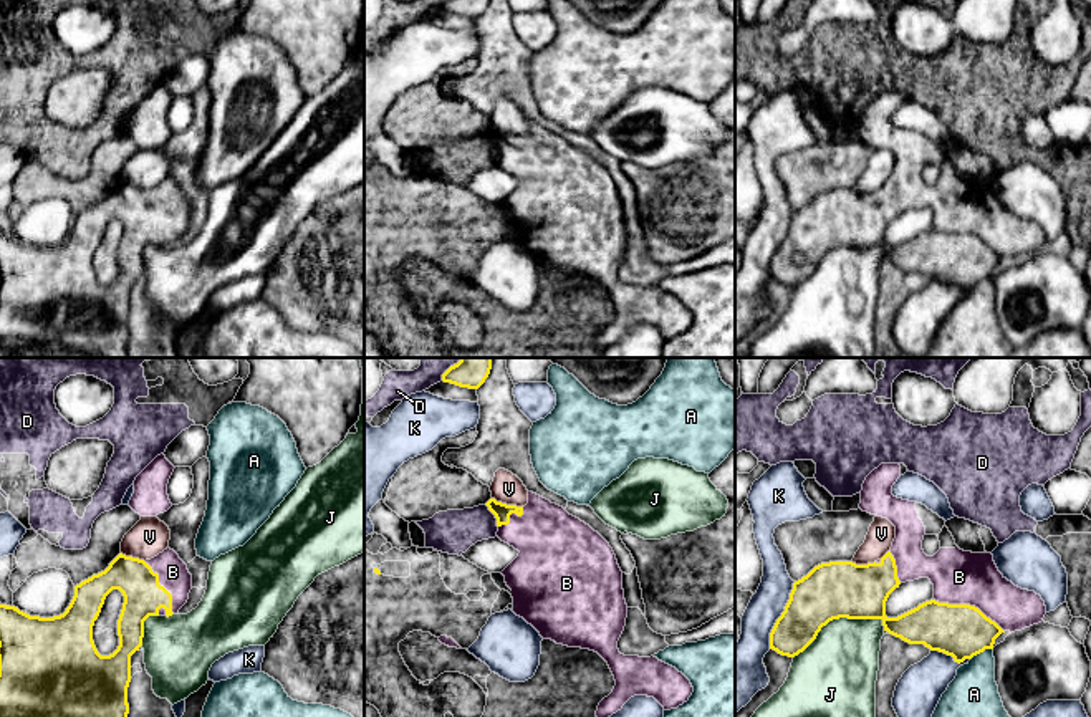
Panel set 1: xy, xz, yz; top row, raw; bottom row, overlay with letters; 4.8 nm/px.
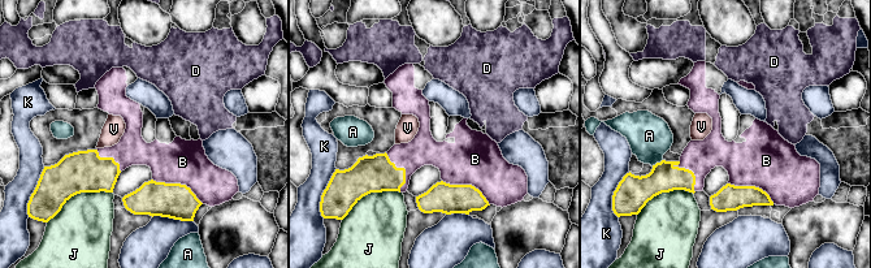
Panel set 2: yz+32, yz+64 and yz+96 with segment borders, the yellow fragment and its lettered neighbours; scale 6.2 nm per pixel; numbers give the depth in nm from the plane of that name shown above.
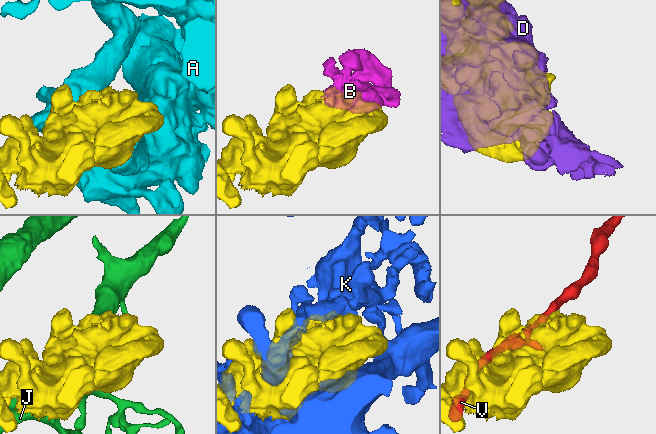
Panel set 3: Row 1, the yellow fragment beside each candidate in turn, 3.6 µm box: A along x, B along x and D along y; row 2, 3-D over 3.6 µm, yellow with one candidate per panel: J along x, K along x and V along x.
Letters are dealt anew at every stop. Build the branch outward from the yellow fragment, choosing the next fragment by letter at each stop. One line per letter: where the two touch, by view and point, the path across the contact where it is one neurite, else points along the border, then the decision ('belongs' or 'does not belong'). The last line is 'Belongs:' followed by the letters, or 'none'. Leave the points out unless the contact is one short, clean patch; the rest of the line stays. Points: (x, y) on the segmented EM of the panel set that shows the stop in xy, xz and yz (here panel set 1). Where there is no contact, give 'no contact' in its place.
A: meets yellow in yz at (980, 651); does not belong
B: meets yellow in yz at (969, 605); belongs
D: meets yellow in xz at (494, 514); does not belong
J: meets yellow in yz at (836, 618); does not belong
K: meets yellow in yz at (782, 615); does not belong
V: meets yellow in xz at (505, 504); does not belong
Belongs: B

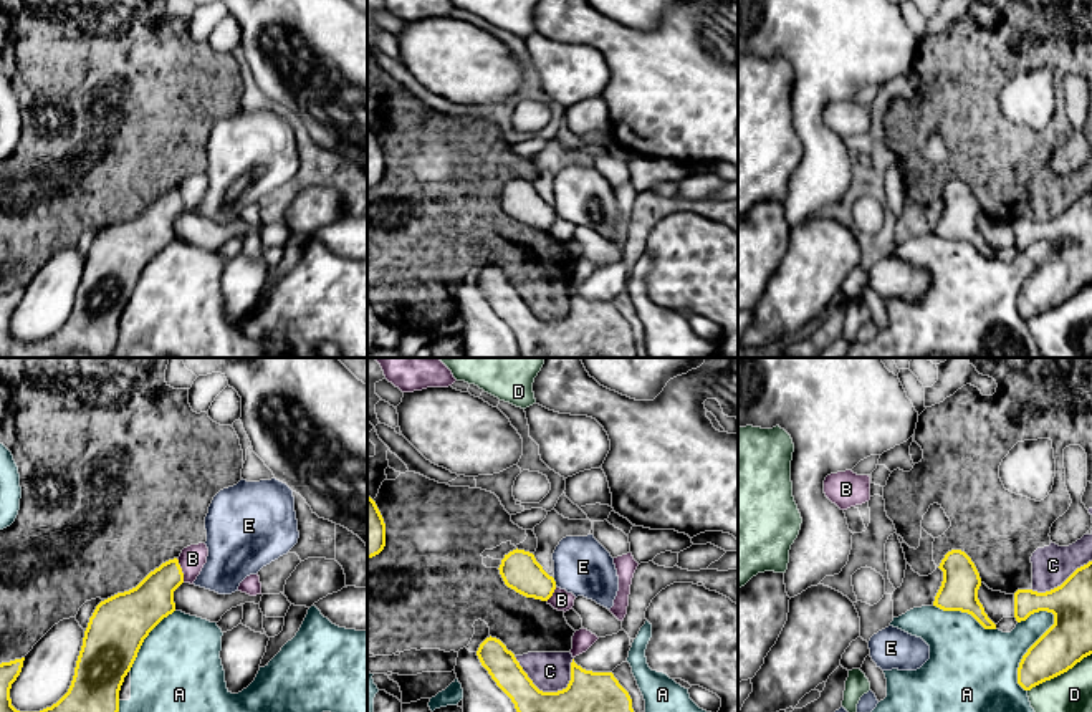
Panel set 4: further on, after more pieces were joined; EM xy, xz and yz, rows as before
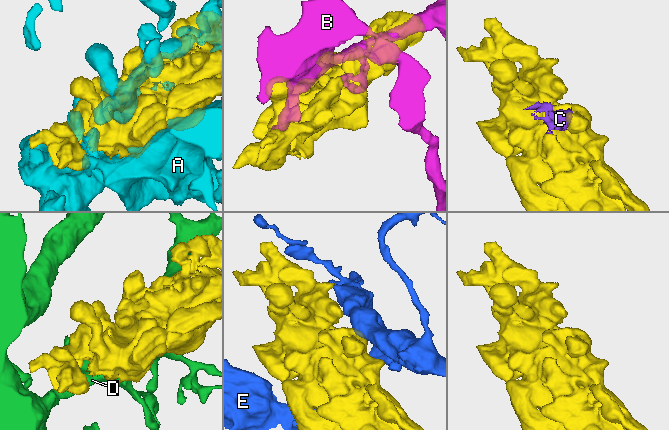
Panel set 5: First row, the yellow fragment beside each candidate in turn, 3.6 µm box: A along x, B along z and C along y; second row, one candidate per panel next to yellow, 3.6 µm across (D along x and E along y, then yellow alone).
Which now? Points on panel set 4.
A: meets yellow in yz at (1028, 649); does not belong
B: meets yellow in xy at (181, 570); does not belong
C: meets yellow in xz at (538, 689); does not belong
D: meets yellow in yz at (1059, 674); does not belong
E: meets yellow in xz at (555, 582); does not belong
Belongs: none

